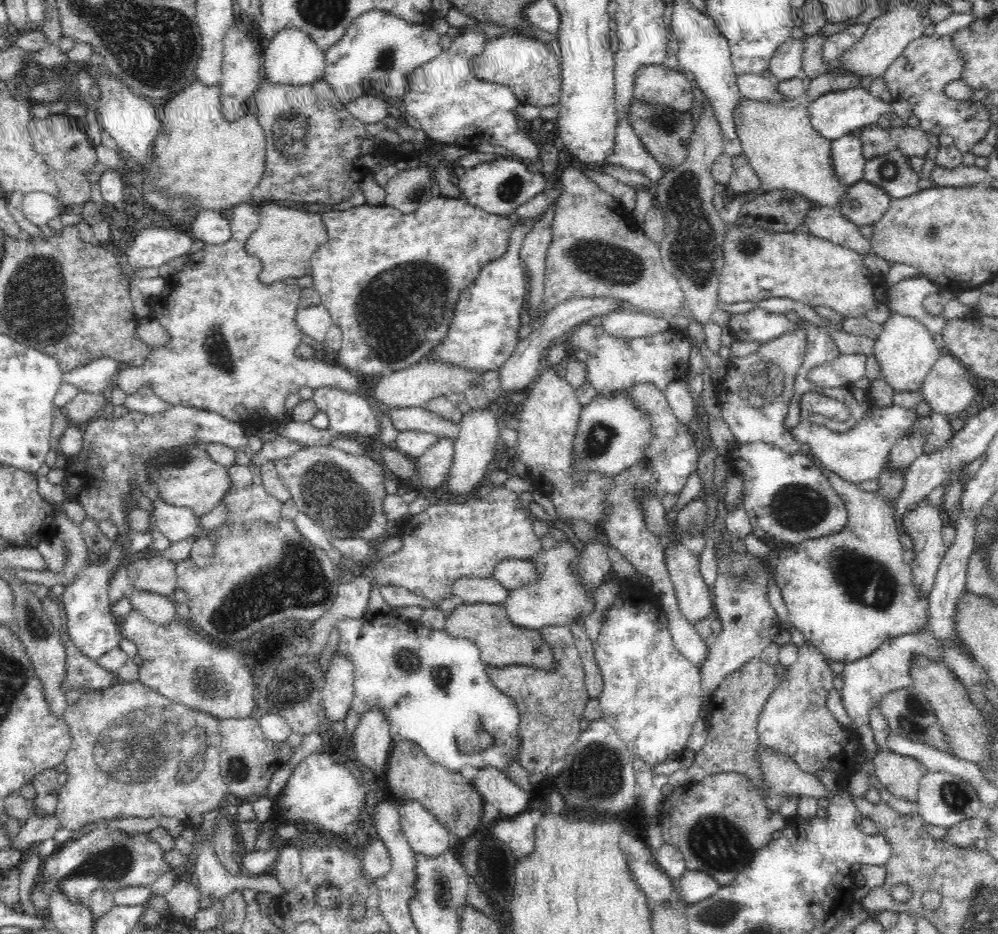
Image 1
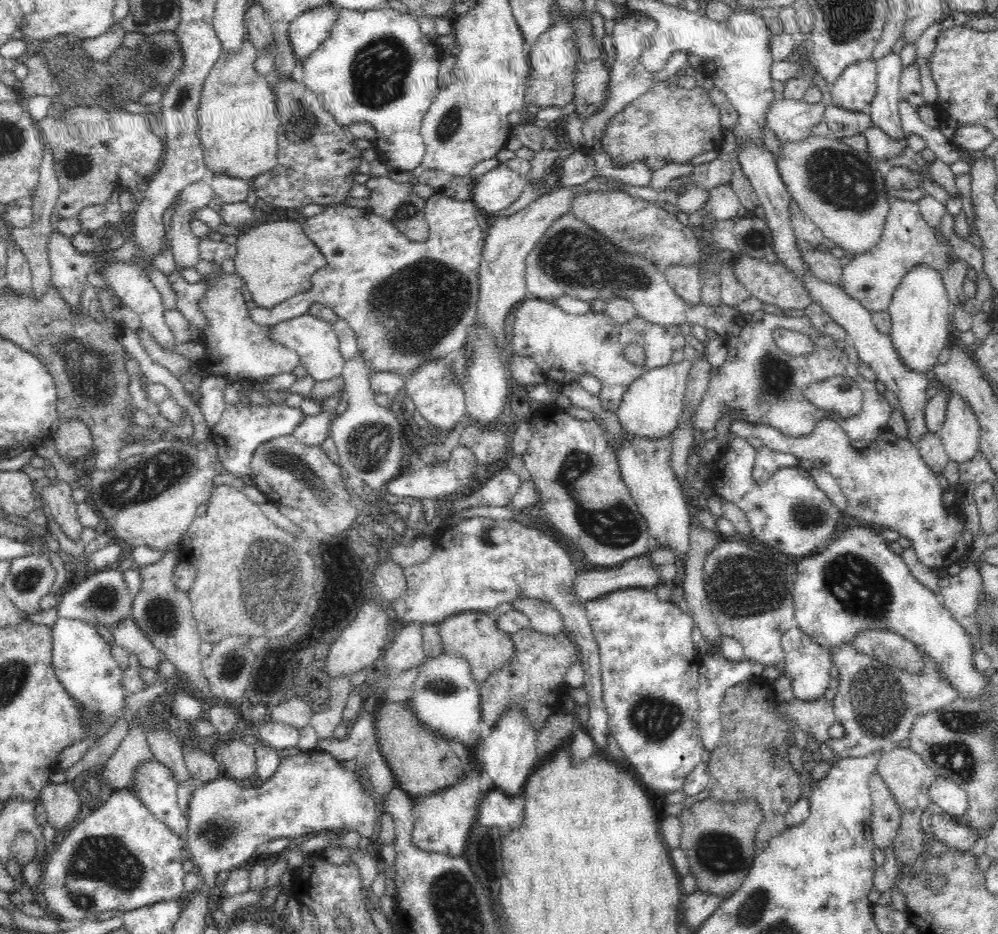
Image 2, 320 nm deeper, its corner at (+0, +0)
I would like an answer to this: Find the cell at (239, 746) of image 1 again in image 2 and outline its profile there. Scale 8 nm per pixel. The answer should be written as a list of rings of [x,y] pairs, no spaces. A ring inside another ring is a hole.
[[[234,738],[229,744],[223,744],[218,758],[224,773],[239,782],[252,776],[256,771],[254,745],[244,743],[239,738]]]

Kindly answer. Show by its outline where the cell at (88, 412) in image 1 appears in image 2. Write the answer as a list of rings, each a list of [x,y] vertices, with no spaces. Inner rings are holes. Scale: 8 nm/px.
[[[79,419],[63,421],[51,436],[55,442],[58,456],[62,456],[67,461],[92,454],[93,438],[91,430]]]

